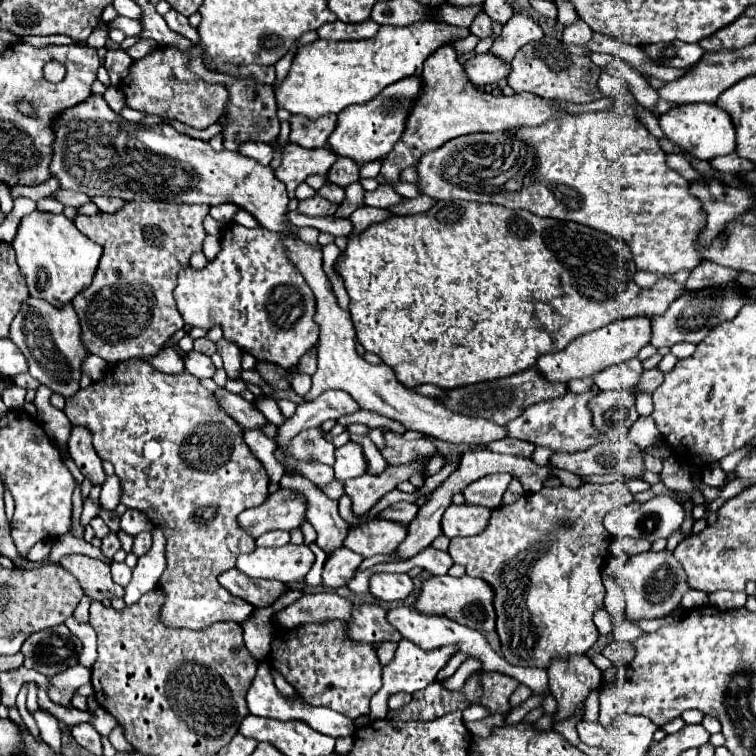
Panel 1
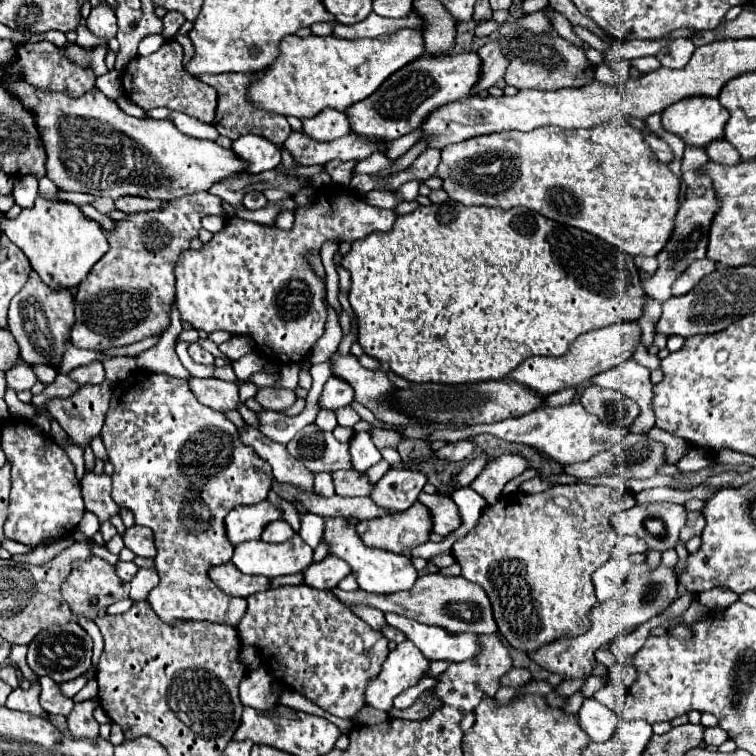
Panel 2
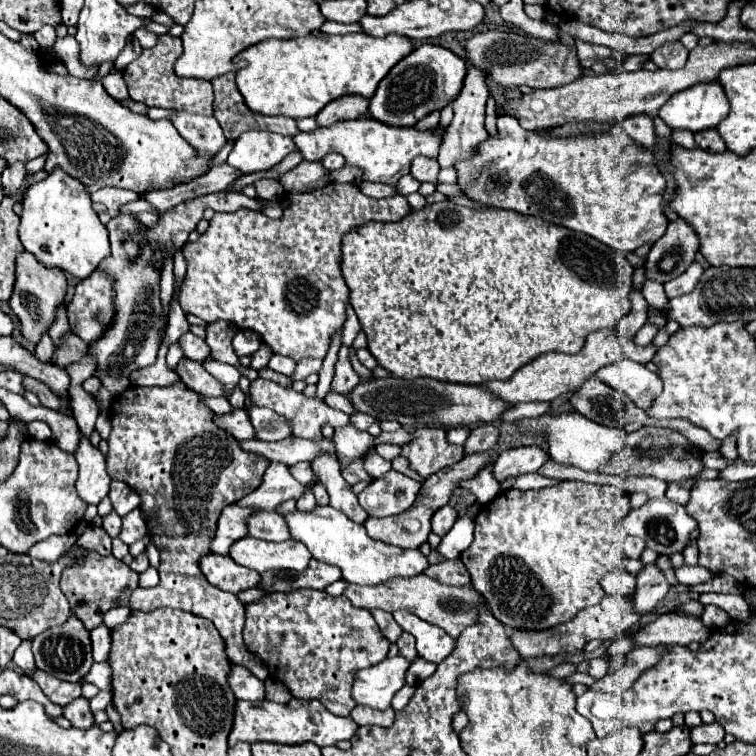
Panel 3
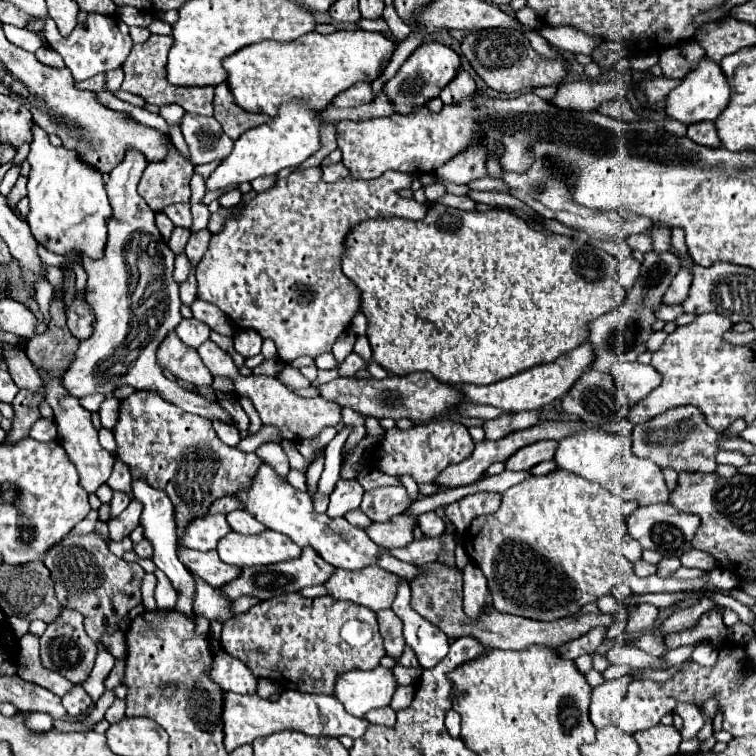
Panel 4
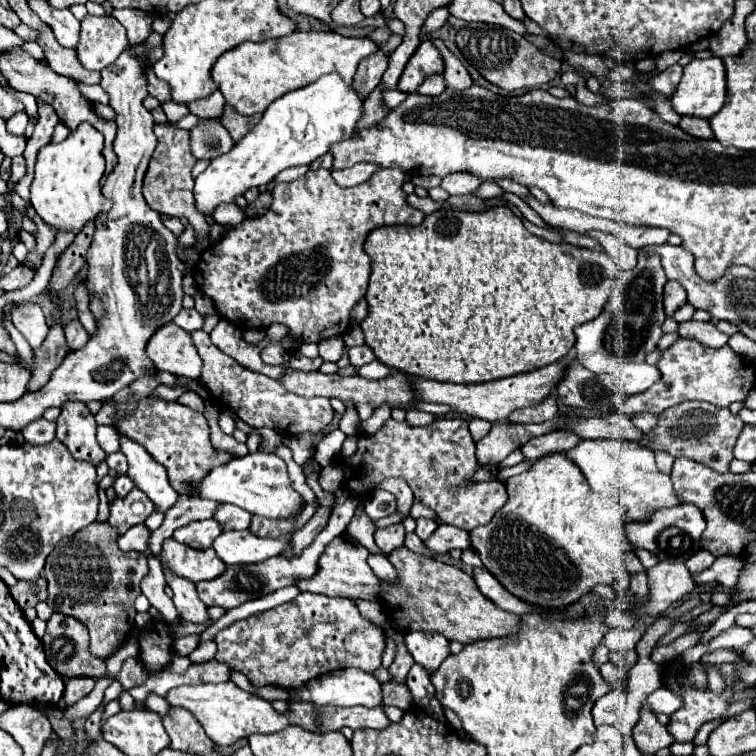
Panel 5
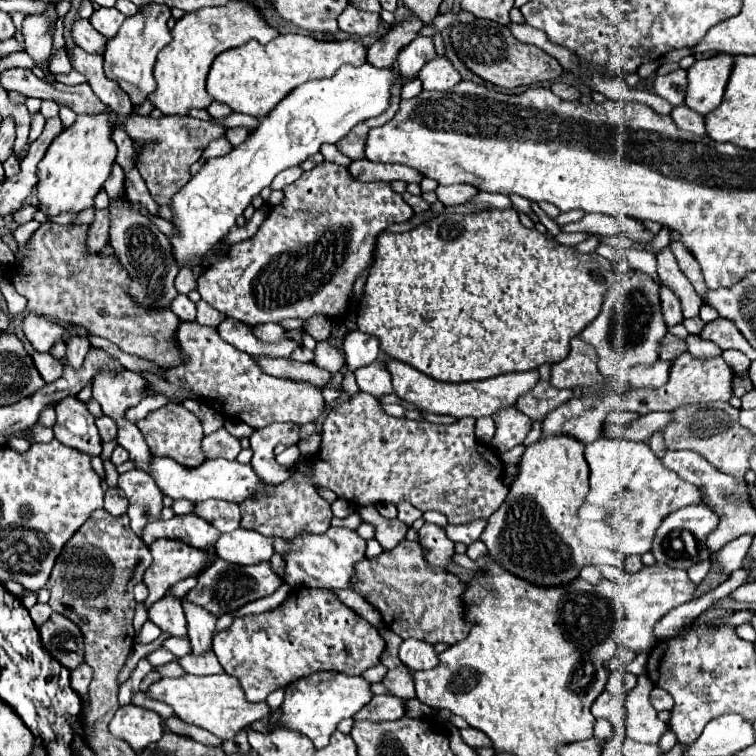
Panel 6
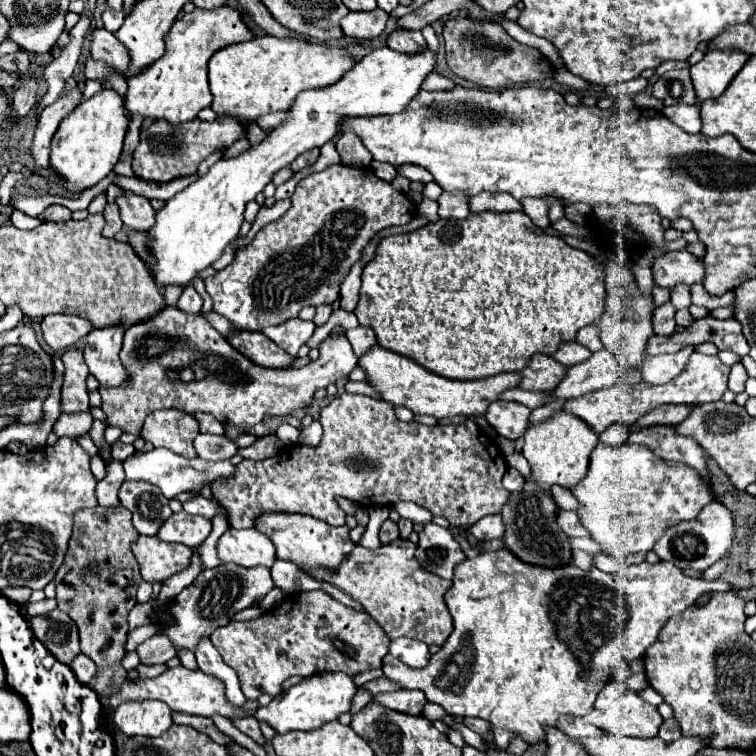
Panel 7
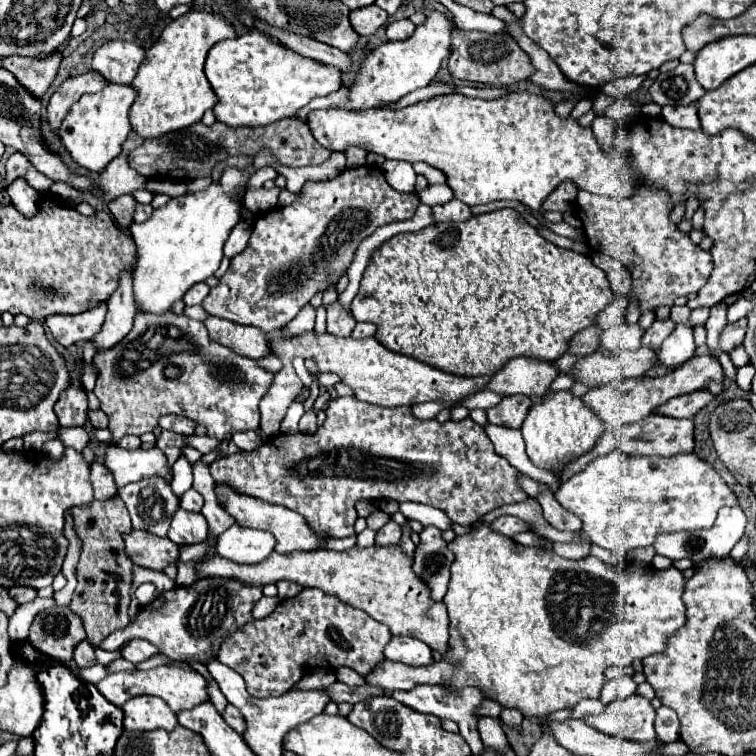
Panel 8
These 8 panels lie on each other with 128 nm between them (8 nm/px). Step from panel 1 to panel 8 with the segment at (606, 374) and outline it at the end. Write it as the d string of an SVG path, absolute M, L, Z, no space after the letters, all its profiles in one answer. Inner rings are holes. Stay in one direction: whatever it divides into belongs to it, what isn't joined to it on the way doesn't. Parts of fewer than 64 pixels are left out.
M676 324L674 332L662 342L660 350L658 350L658 358L660 364L666 368L674 368L686 360L692 358L694 354L694 334L692 328L686 324Z

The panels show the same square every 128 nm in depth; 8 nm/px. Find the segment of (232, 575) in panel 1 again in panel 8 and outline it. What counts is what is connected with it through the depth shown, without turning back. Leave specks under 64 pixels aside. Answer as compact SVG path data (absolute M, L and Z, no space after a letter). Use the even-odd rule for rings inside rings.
M132 530L122 538L126 544L126 554L134 564L164 570L170 562L178 560L178 546L168 538L146 534L144 530Z

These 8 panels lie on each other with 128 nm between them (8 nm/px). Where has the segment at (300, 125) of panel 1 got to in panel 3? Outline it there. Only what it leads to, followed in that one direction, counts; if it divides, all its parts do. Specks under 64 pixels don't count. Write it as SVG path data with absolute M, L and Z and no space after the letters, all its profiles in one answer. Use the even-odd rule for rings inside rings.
M346 94L326 104L322 114L316 116L320 126L332 126L338 120L356 120L368 110L370 98L362 98L360 94Z

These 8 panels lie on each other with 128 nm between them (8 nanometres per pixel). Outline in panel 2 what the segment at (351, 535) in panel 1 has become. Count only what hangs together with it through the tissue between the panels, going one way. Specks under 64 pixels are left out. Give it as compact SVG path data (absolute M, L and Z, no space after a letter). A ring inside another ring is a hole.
M418 500L402 514L360 520L356 530L362 540L366 540L366 546L384 548L390 552L406 552L428 542L432 532L432 514L430 508Z

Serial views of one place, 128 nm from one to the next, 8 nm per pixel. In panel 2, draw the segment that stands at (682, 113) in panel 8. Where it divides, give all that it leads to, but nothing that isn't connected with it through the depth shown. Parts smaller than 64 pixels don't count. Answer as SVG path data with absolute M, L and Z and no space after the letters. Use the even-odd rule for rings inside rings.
M714 140L704 150L706 150L708 158L714 160L714 162L718 162L718 164L734 164L734 162L740 162L738 152L726 140Z

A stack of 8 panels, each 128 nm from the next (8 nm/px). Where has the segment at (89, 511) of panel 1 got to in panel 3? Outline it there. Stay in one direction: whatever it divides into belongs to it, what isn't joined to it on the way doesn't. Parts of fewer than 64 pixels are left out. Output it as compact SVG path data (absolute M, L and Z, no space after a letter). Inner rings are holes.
M80 432L80 444L74 452L74 458L80 466L80 474L78 474L78 482L76 482L78 496L86 504L98 504L110 490L108 488L110 476L106 472L104 454L96 446L92 446L88 436L84 436Z

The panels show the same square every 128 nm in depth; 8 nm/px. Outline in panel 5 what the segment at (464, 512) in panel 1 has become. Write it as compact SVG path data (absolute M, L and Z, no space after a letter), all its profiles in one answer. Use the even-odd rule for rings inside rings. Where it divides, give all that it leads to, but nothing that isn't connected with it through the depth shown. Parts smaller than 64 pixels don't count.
M420 518L420 520L416 520L416 522L418 522L416 534L418 534L422 540L428 540L428 538L436 532L436 528L438 528L438 522L434 522L434 520L424 520L424 518Z

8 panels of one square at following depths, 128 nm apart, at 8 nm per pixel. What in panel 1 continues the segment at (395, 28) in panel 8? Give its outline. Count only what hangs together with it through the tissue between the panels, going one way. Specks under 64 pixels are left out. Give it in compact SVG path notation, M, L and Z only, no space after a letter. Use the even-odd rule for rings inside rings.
M474 54L466 60L464 72L474 86L486 86L506 78L510 72L510 66L494 58L492 54ZM422 76L402 78L402 80L386 86L386 90L382 90L370 102L366 102L362 106L348 106L346 110L342 110L338 114L338 126L336 126L334 134L330 136L328 146L336 154L348 156L358 164L386 156L394 148L394 144L400 140L400 136L404 134L410 110L412 110L414 102L418 100L418 96L422 94L422 90L424 90Z

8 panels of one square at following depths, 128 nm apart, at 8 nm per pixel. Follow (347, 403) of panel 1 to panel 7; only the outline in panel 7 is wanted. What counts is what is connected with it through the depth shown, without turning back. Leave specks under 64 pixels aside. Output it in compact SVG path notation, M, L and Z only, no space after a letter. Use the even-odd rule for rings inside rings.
M358 326L358 328L352 328L346 332L356 356L362 356L372 344L376 344L376 334L372 328L366 328L366 326Z

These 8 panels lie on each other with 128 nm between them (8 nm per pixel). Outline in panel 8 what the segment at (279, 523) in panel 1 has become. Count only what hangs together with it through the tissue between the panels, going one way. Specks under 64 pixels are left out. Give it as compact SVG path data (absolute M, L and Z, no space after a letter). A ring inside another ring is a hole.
M178 508L174 512L168 538L176 544L198 544L208 538L208 522L200 512L188 512Z

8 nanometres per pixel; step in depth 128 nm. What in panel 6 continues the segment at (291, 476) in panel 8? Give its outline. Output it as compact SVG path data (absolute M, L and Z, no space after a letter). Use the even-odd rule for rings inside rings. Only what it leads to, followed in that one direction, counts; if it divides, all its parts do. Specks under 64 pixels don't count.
M358 392L356 396L328 410L328 416L322 426L322 446L316 452L316 460L310 460L312 468L308 474L294 472L286 482L268 484L264 486L266 492L260 492L254 498L240 502L240 528L254 530L264 536L280 534L282 538L292 538L302 530L322 534L330 528L330 520L334 514L330 510L330 504L318 494L320 488L332 490L338 494L338 498L350 500L356 506L376 506L380 502L400 504L408 500L422 512L442 512L448 518L448 524L454 526L472 522L474 518L490 518L508 494L508 488L502 484L504 464L500 454L490 448L490 444L478 442L474 426L474 418L462 418L450 426L416 422L408 418L392 418L382 410L380 402L372 394Z

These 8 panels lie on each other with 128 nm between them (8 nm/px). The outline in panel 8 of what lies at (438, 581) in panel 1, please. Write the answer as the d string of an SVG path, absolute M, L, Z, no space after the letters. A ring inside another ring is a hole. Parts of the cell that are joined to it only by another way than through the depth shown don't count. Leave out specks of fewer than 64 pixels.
M216 482L214 484L214 492L216 492L216 498L222 506L222 510L226 510L238 524L242 526L248 526L248 528L262 528L262 530L268 530L274 538L276 538L276 552L280 554L288 554L288 552L294 552L294 550L316 550L320 546L320 540L328 538L328 536L318 536L314 534L308 526L306 526L306 520L288 510L288 508L282 508L282 506L276 506L276 504L270 504L270 502L262 502L254 496L248 496L248 494L240 494L236 492L230 484L224 484L224 482Z

